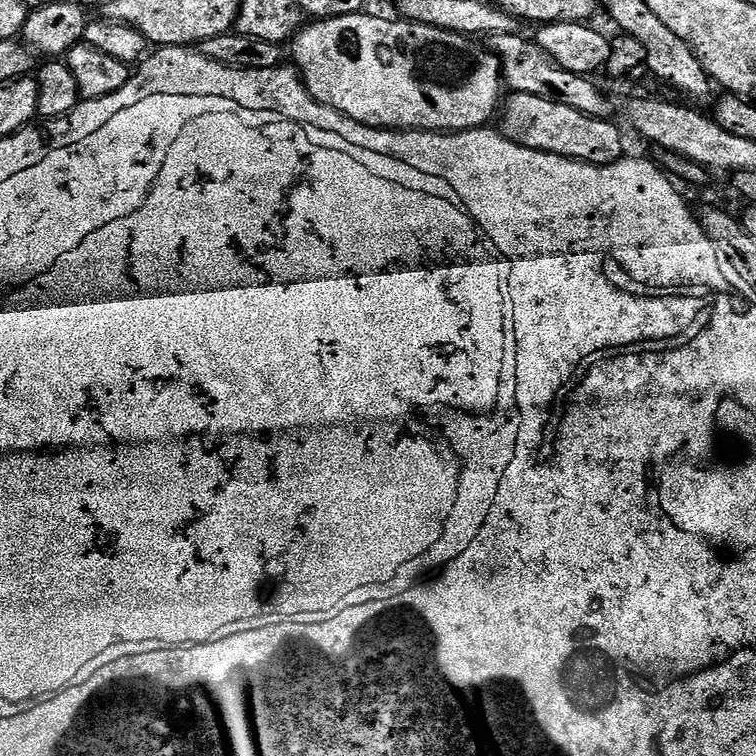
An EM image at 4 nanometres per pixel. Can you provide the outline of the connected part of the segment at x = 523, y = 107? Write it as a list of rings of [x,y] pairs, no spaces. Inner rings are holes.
[[[512,92],[509,97],[509,100],[507,97],[503,101],[498,128],[510,142],[530,150],[564,156],[567,160],[582,160],[601,166],[625,159],[624,136],[620,133],[619,126],[612,124],[611,119],[603,120],[578,114],[578,110],[562,106],[562,102],[550,102],[534,94]]]

